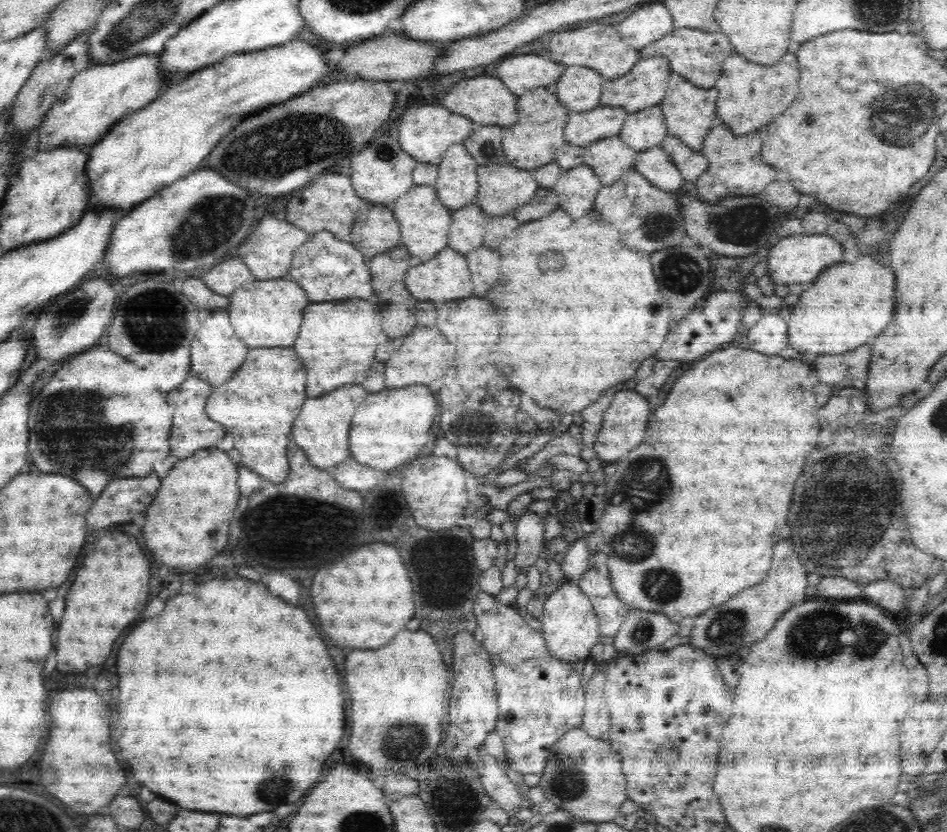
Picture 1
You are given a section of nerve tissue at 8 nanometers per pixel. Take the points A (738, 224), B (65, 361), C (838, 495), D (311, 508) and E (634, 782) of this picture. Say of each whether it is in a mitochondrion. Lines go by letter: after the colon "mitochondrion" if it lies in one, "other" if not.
A: mitochondrion
B: other
C: mitochondrion
D: mitochondrion
E: other

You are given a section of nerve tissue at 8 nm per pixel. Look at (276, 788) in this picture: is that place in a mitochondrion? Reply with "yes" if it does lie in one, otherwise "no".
yes

